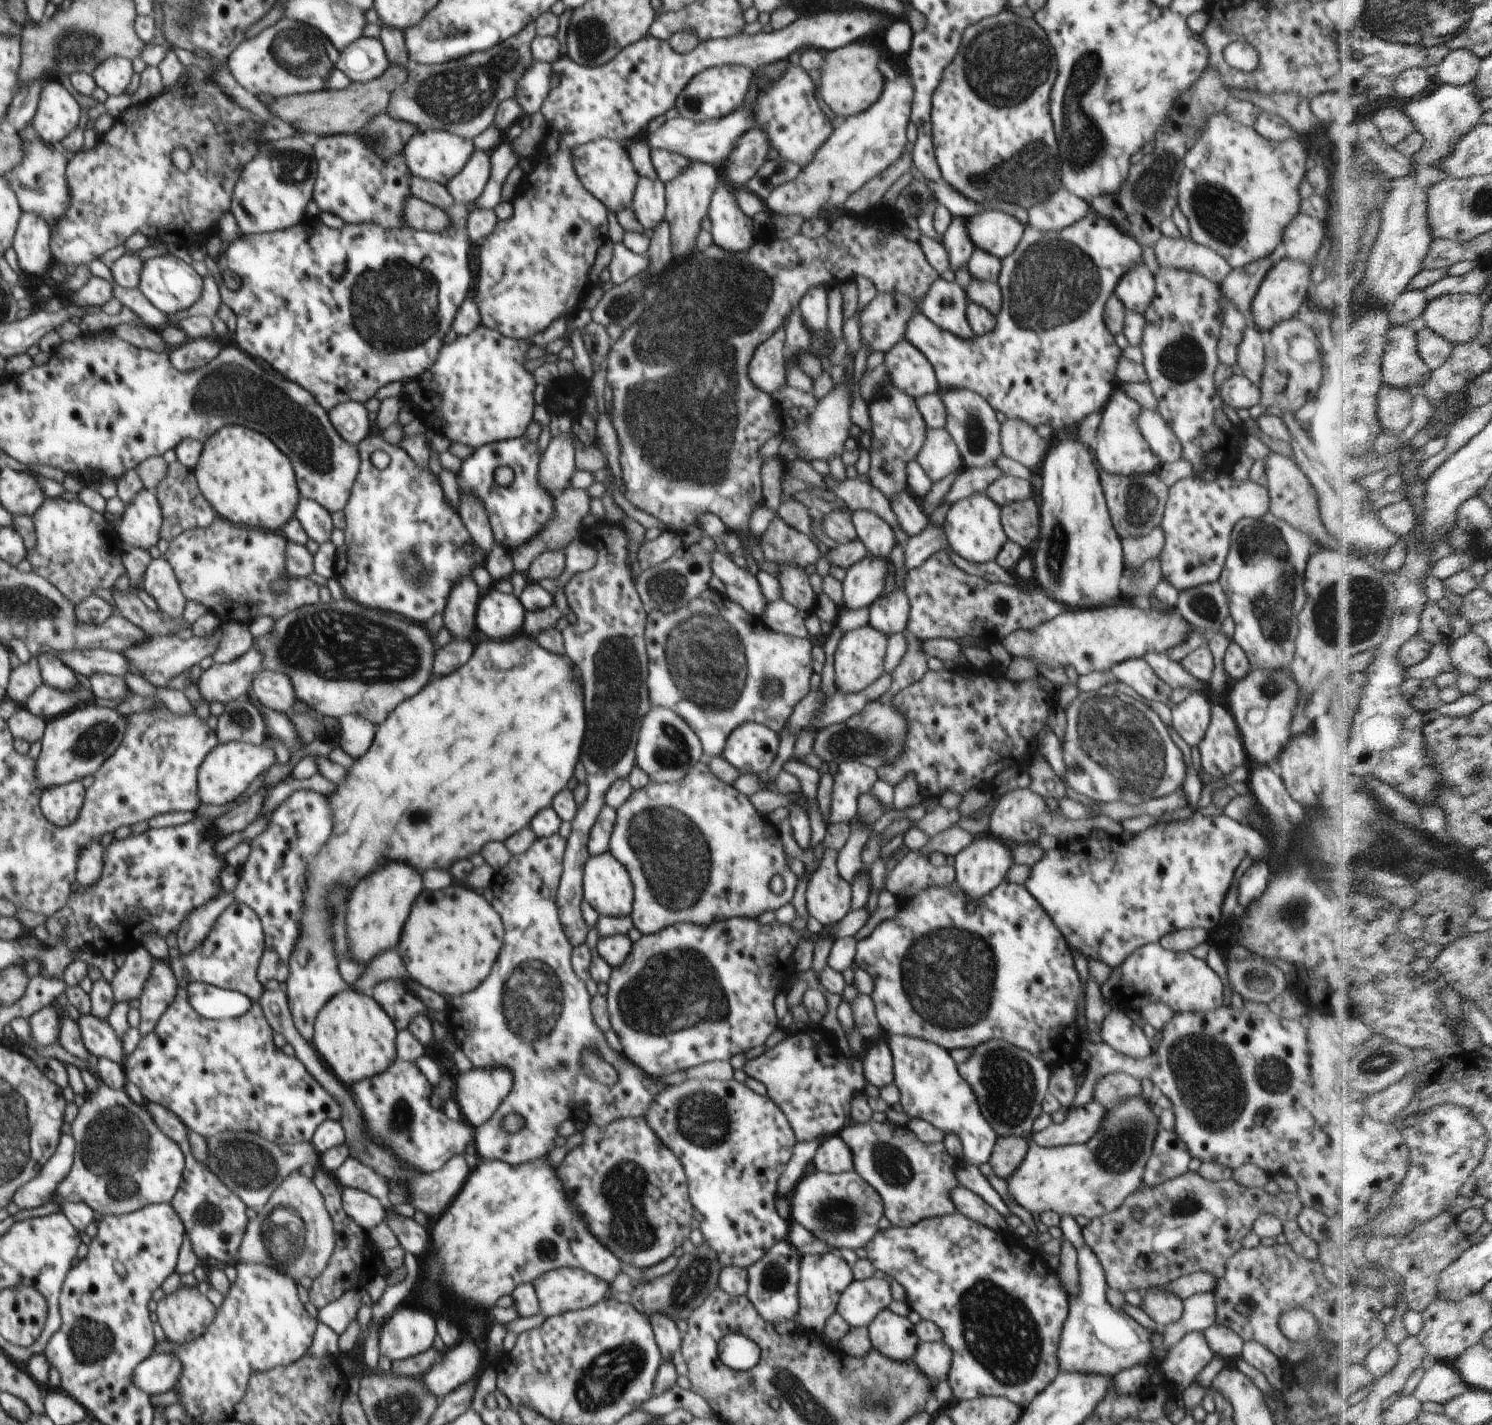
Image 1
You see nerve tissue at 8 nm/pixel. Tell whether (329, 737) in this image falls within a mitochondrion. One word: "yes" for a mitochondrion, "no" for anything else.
no

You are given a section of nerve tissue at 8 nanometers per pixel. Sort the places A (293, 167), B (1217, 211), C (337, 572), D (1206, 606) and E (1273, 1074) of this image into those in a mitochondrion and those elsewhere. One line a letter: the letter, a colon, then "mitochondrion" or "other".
A: mitochondrion
B: mitochondrion
C: other
D: mitochondrion
E: mitochondrion

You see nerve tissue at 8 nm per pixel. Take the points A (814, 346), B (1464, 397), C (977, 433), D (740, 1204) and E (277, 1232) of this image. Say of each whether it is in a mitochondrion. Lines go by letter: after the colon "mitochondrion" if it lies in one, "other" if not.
A: other
B: other
C: mitochondrion
D: other
E: mitochondrion

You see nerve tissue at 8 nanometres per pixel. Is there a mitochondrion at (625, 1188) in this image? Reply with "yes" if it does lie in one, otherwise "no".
yes

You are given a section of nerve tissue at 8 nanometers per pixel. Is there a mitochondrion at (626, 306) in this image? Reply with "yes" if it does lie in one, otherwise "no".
yes

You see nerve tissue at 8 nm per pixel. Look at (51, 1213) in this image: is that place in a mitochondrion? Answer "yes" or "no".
no

